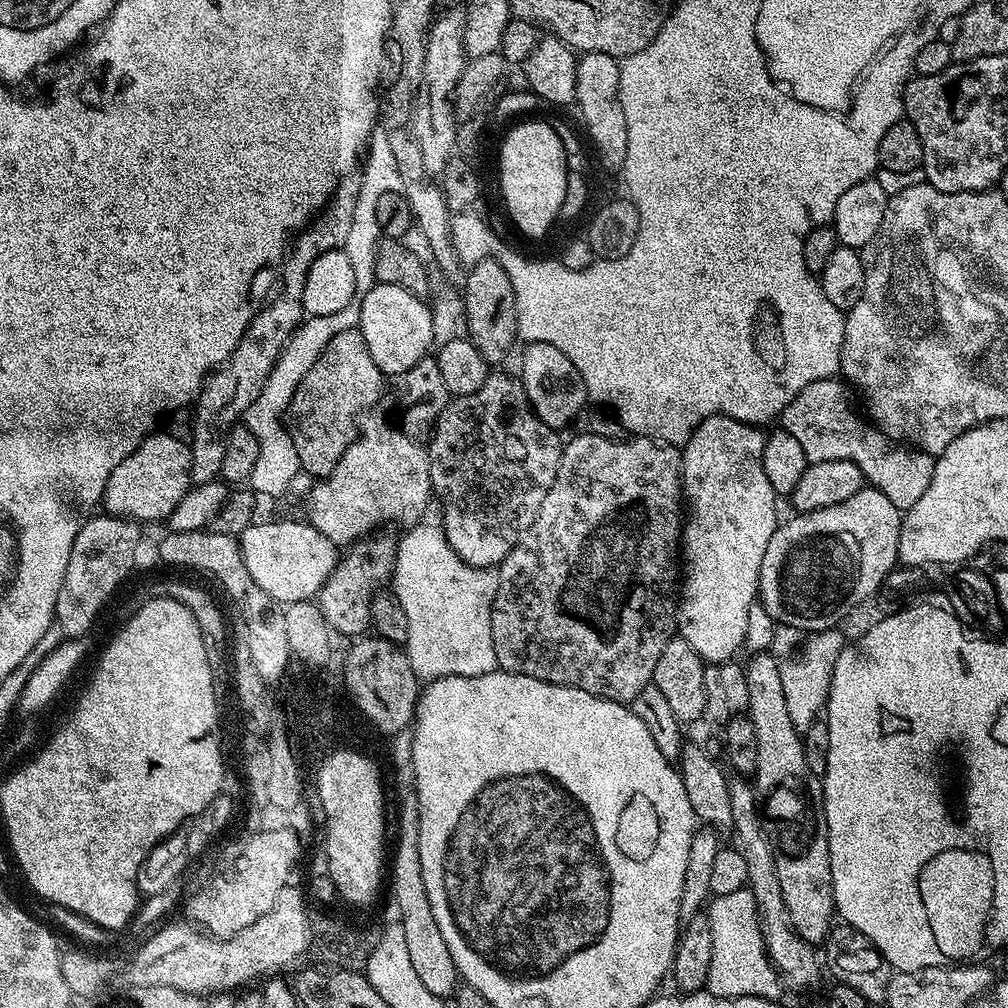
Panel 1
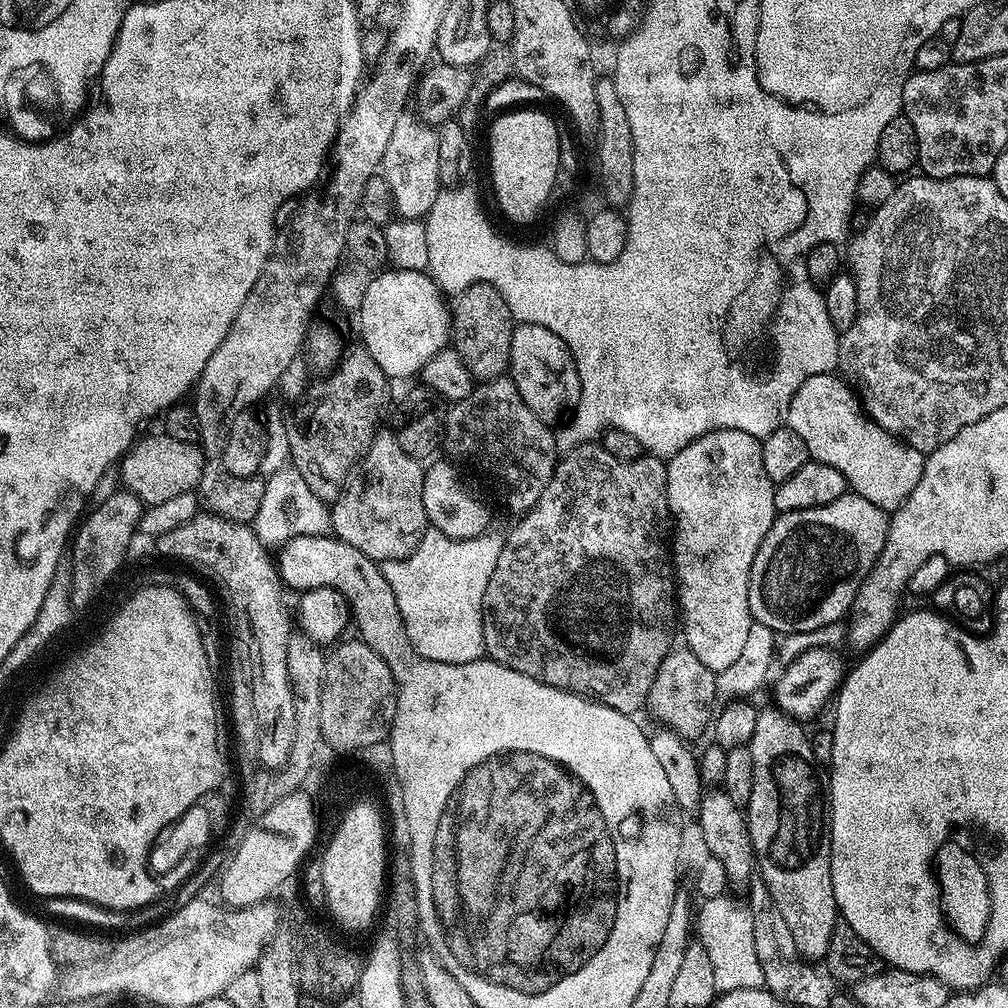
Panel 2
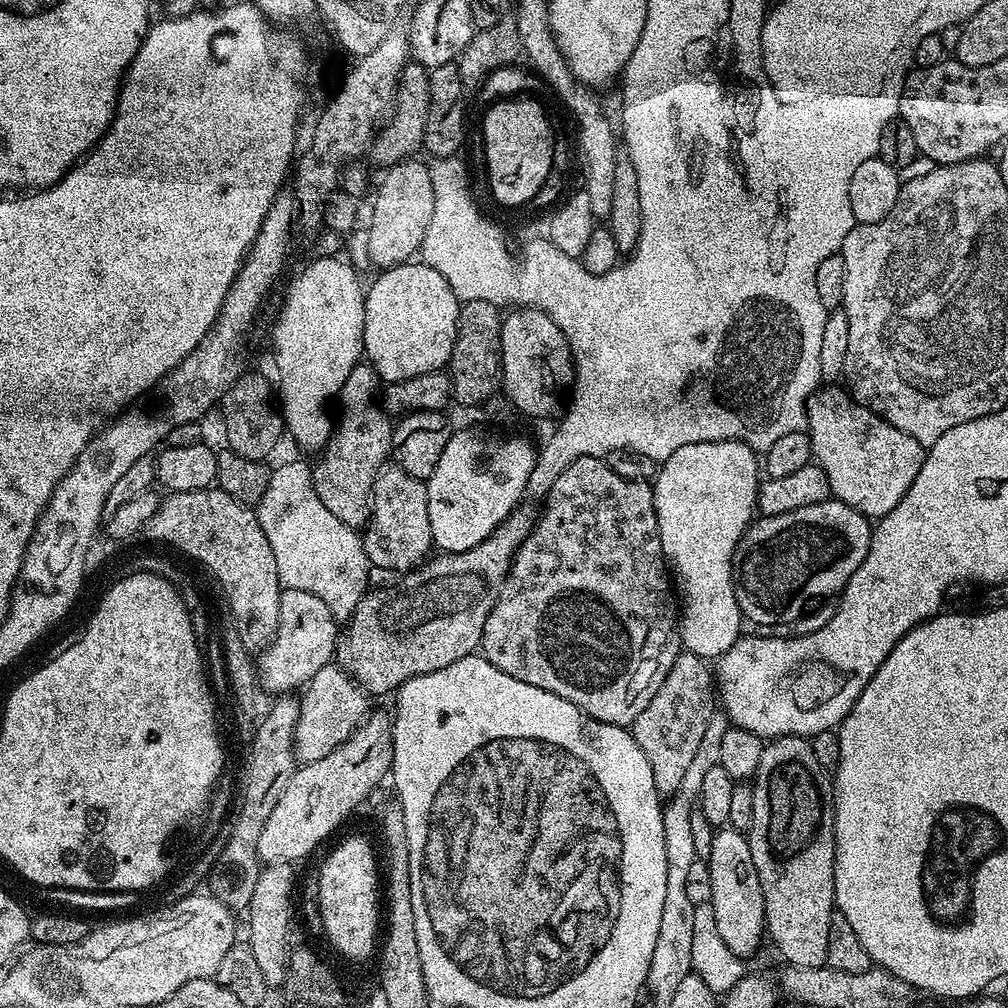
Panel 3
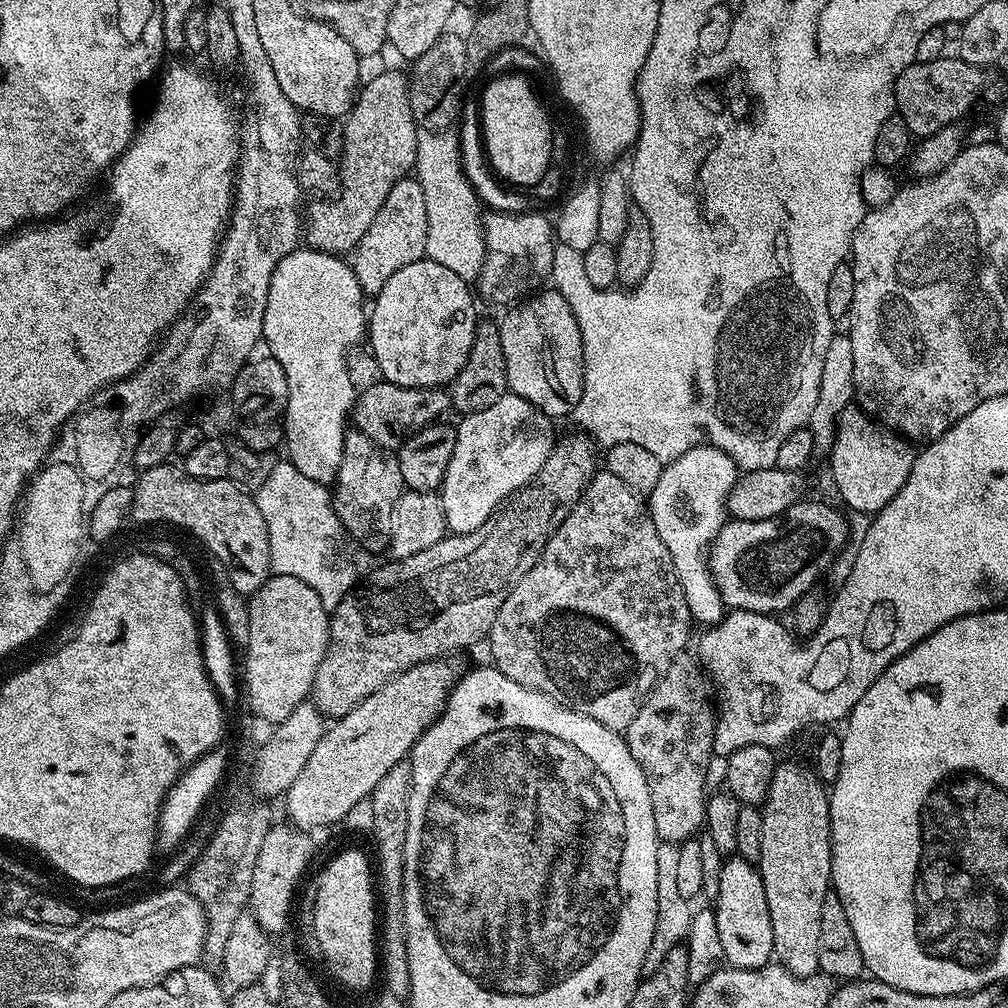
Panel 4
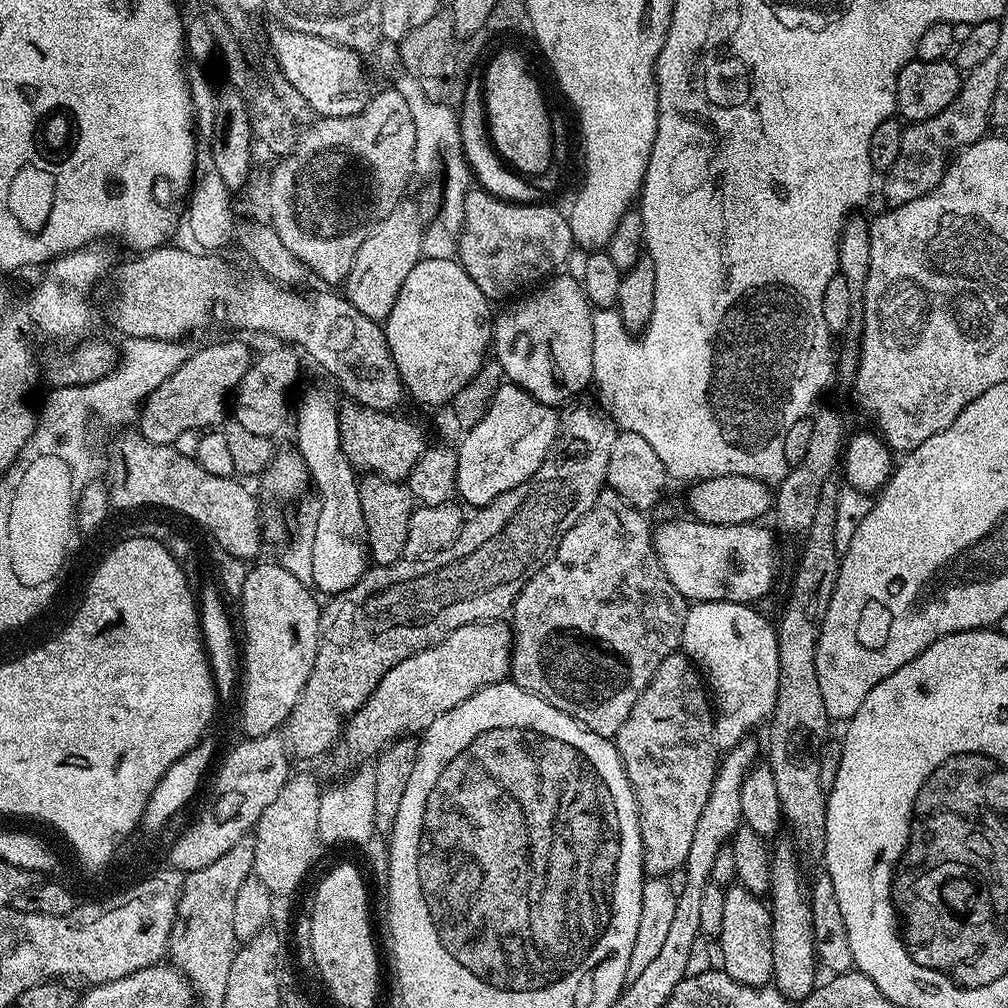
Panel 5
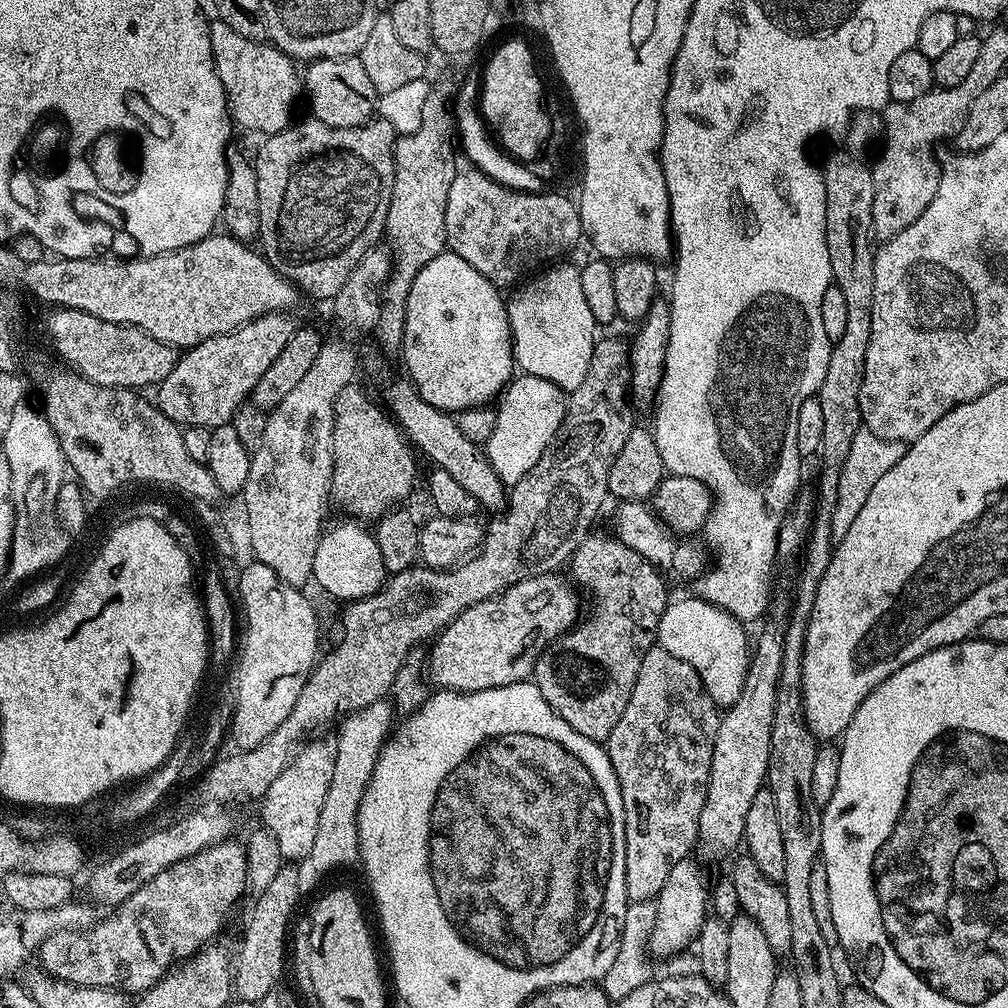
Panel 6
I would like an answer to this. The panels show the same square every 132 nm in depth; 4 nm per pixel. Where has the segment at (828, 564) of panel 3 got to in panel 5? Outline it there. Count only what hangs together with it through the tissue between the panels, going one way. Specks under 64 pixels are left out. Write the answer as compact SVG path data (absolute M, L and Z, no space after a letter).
M695 518L687 519L657 523L652 533L662 570L666 570L666 578L674 582L674 590L678 590L685 600L752 604L771 590L776 580L776 540L771 527L760 528L764 526L756 522L707 524Z

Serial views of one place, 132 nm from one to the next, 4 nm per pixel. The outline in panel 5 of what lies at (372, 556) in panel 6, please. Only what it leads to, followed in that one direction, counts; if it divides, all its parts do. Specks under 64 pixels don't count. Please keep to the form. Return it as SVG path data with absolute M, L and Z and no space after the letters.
M316 384L313 388L308 388L304 392L304 397L300 400L300 409L295 409L294 420L296 416L296 444L294 444L295 451L299 452L302 459L306 462L308 467L308 474L310 477L311 487L316 488L315 495L318 497L320 504L320 513L318 514L317 528L314 530L313 538L313 562L312 562L312 575L310 577L311 583L315 585L317 589L321 588L322 591L328 592L329 597L336 596L340 592L344 592L350 586L359 584L360 579L364 576L364 573L368 571L370 567L370 557L368 554L368 535L366 534L366 526L362 522L362 506L360 505L360 480L358 479L357 469L353 468L350 461L346 458L346 454L342 450L342 442L340 441L340 414L338 411L338 399L328 388L323 388L322 385Z

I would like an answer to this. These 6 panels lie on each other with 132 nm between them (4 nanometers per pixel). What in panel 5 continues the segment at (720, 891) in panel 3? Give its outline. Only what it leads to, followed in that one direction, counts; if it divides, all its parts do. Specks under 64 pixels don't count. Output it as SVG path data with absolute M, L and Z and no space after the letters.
M738 882L731 885L725 891L724 901L726 907L724 909L722 930L718 937L720 943L720 956L718 952L718 960L722 963L722 971L730 978L734 978L734 982L742 982L746 986L754 986L762 988L772 984L772 971L774 970L774 950L772 949L772 914L767 903L764 904L759 895L750 890L743 888Z

